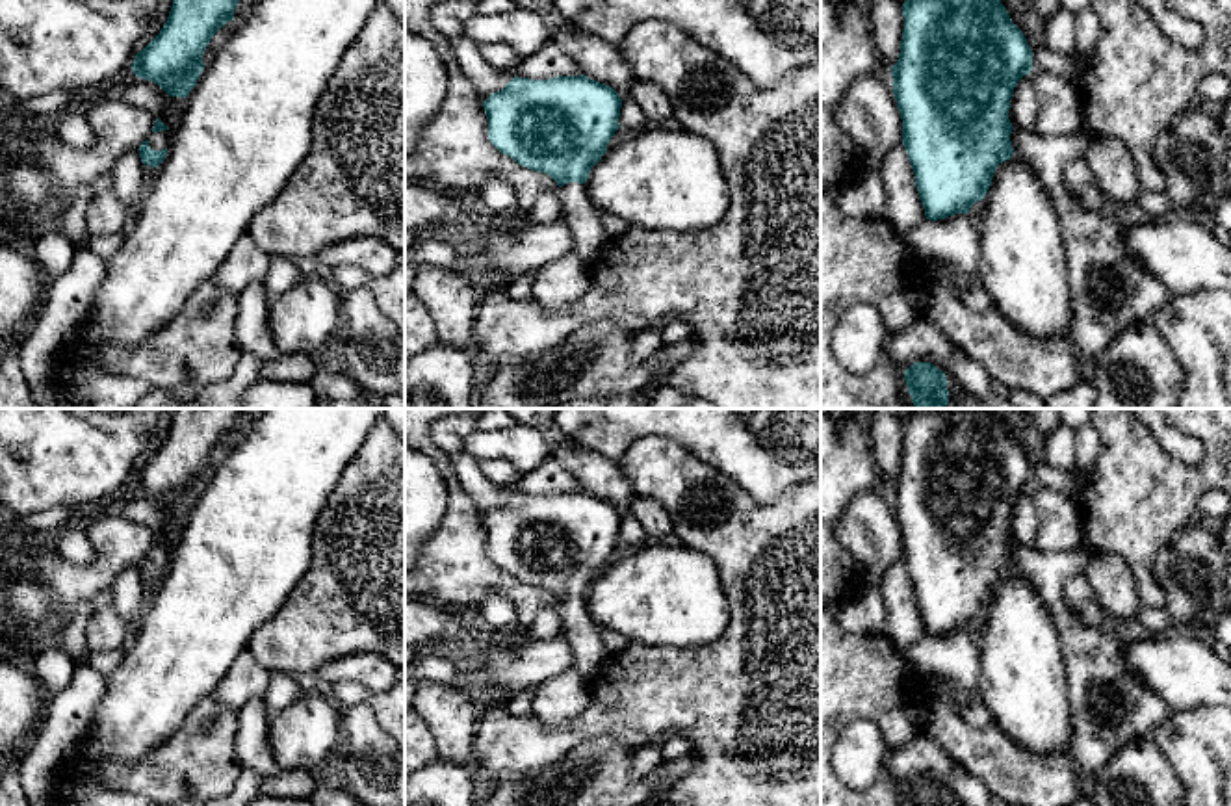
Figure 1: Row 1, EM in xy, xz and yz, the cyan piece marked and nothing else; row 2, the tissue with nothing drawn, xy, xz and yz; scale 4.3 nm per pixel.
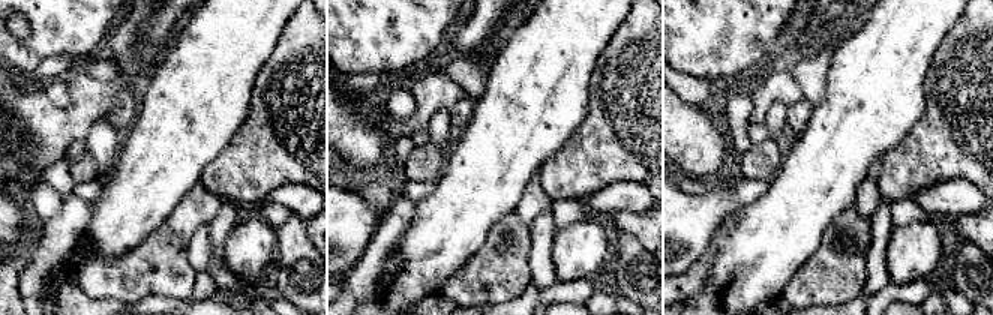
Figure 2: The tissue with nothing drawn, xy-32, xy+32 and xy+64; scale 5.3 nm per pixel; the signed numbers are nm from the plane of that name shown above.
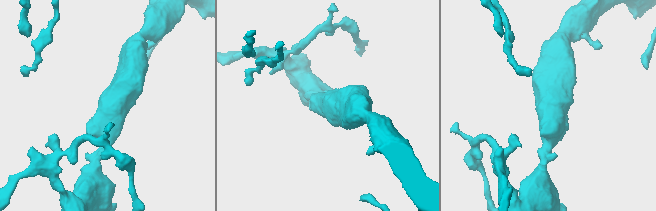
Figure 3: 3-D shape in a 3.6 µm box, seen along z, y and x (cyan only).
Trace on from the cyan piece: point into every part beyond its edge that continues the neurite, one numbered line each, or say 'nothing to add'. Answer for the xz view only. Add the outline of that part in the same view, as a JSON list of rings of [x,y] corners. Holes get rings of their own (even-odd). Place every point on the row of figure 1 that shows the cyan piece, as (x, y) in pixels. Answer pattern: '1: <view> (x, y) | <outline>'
1: xz (580, 214) | [[[568,182],[557,191],[564,223],[574,236],[574,251],[587,262],[592,262],[611,241],[603,230],[598,210],[592,204],[585,184]]]

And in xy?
1: xy (156, 140) | [[[171,130],[150,132],[149,136],[149,147],[152,150],[169,149],[169,143],[171,143]]]

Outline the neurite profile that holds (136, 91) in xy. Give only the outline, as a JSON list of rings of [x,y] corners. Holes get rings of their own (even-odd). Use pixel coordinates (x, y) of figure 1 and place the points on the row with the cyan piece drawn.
[[[136,74],[124,76],[117,98],[128,106],[150,111],[169,130],[180,123],[180,115],[186,104],[186,98],[171,97],[158,84],[143,80]]]

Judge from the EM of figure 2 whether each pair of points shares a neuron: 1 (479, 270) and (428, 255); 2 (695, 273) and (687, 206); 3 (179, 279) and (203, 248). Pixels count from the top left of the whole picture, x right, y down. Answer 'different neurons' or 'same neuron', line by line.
1: different neurons
2: different neurons
3: different neurons

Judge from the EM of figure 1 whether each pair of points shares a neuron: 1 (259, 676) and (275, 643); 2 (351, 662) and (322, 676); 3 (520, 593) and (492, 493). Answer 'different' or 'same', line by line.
1: different
2: same
3: different

